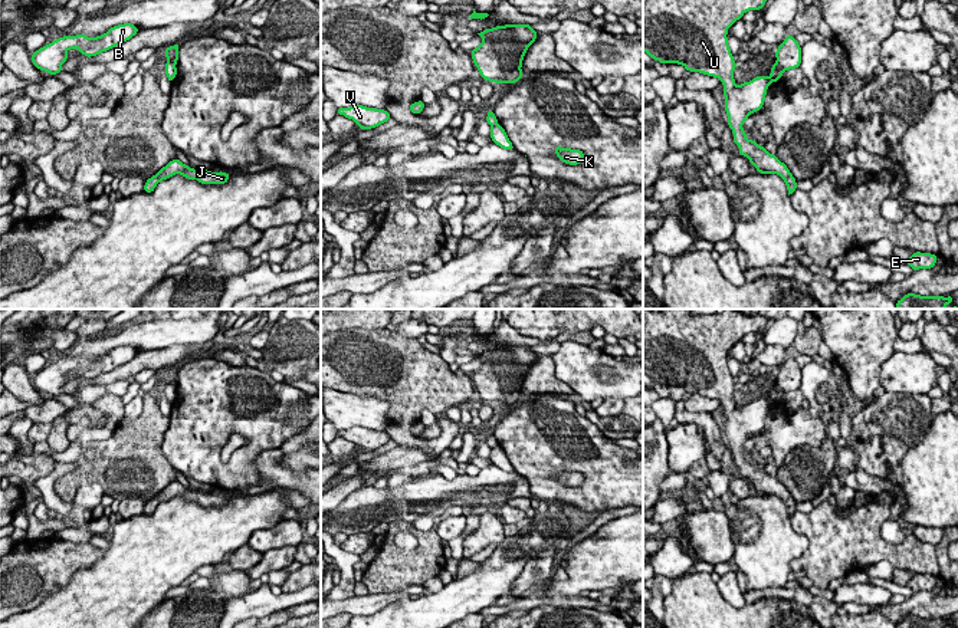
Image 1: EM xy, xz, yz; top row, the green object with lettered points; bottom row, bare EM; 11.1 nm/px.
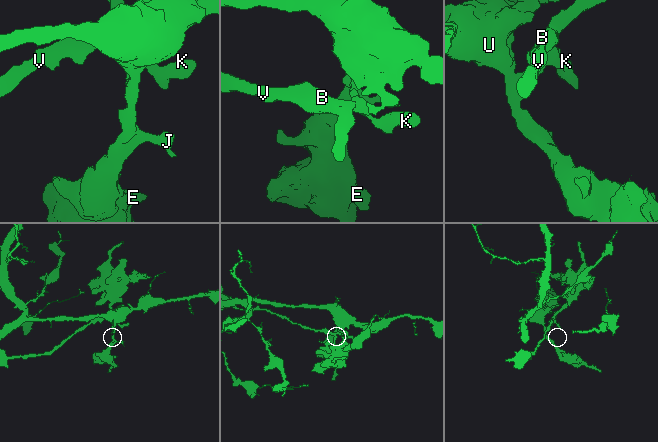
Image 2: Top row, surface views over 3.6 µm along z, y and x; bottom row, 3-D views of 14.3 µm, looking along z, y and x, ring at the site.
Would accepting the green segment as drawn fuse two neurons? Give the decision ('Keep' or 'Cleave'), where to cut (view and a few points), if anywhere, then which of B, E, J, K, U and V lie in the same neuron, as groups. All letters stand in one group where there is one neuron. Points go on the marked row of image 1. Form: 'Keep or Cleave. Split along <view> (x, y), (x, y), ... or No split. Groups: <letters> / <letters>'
Cleave. Split along yz (777, 61), (784, 69). Groups: B K V / E J U

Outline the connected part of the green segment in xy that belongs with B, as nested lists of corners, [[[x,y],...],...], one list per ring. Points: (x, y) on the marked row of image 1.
[[[124,23],[96,37],[88,37],[86,34],[62,36],[32,53],[32,63],[39,70],[58,75],[62,72],[62,65],[69,59],[66,55],[69,49],[78,49],[86,57],[92,57],[129,40],[138,32],[135,24]]]

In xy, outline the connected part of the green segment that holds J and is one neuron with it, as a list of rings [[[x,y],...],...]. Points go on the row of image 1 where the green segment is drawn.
[[[178,158],[171,160],[165,167],[163,167],[155,175],[148,178],[144,184],[144,193],[152,193],[158,183],[163,180],[168,180],[170,177],[181,174],[187,180],[197,180],[199,183],[207,184],[226,184],[229,181],[230,174],[219,171],[211,172],[209,170],[190,168],[183,164]]]

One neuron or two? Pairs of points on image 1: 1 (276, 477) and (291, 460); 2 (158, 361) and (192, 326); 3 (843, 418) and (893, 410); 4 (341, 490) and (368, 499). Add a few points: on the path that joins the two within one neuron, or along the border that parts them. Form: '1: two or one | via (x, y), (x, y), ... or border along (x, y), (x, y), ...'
1: two | border along (282, 456), (286, 466), (305, 474)
2: two | border along (203, 342), (173, 344), (141, 352)
3: two | border along (852, 418), (852, 433), (847, 439)
4: two | border along (363, 486), (351, 492), (335, 508)

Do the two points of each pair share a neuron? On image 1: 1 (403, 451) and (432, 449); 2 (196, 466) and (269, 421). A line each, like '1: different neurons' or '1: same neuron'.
1: different neurons
2: same neuron

